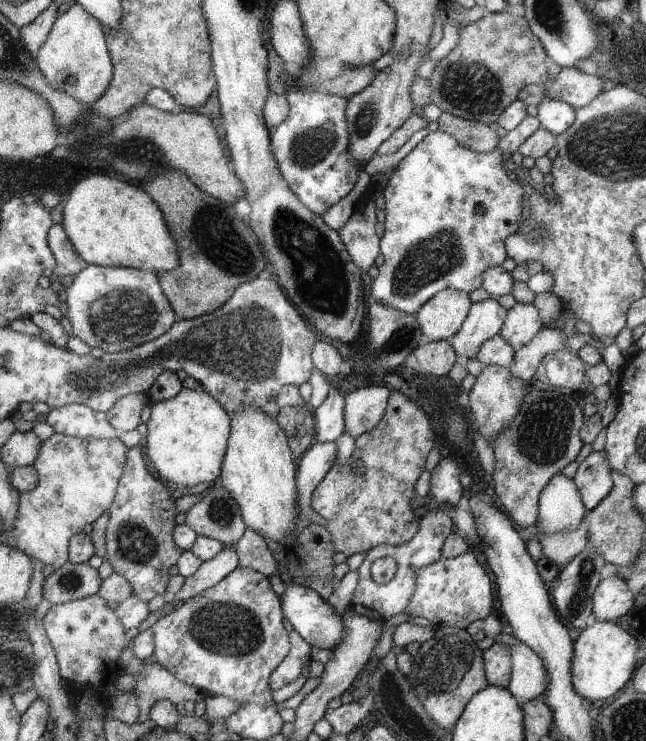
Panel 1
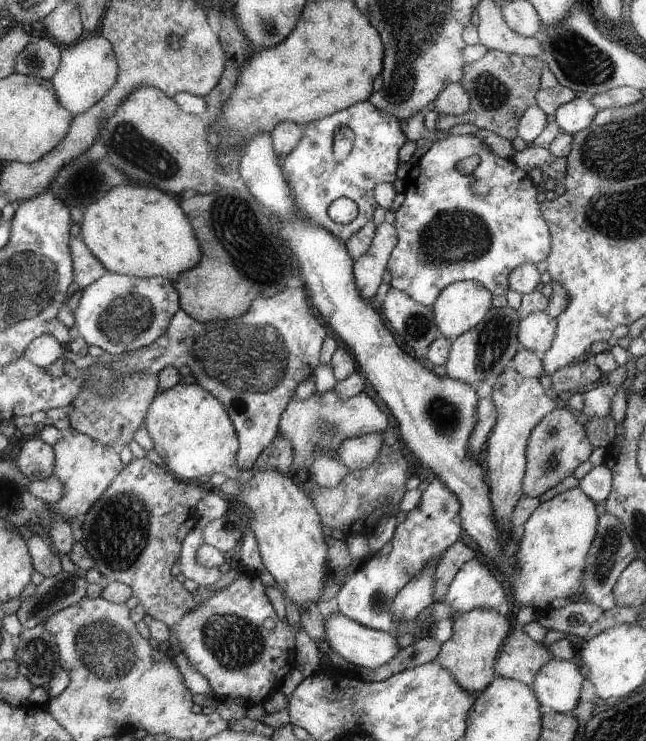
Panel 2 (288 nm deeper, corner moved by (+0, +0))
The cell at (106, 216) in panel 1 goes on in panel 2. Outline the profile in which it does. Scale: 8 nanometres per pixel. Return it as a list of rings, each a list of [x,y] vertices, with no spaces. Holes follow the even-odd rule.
[[[115,186],[99,200],[87,204],[79,238],[107,272],[137,280],[167,278],[169,282],[175,282],[179,274],[193,270],[203,258],[203,248],[199,246],[191,220],[181,210],[181,204],[153,188]]]

